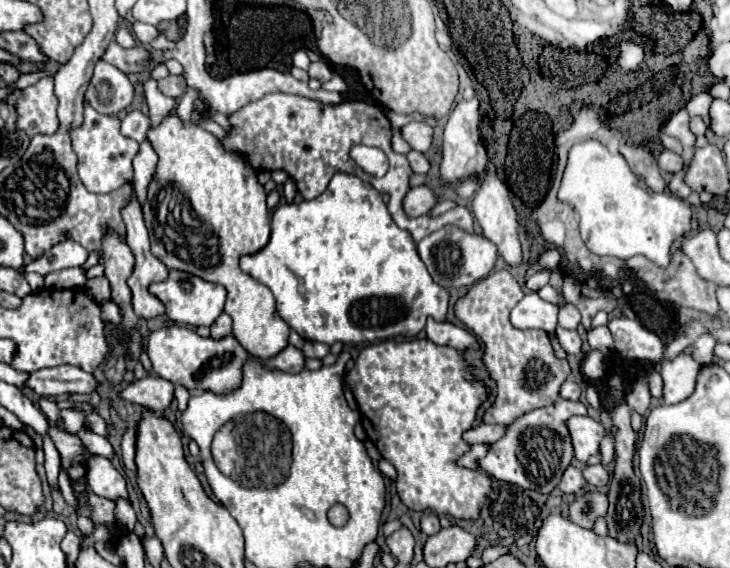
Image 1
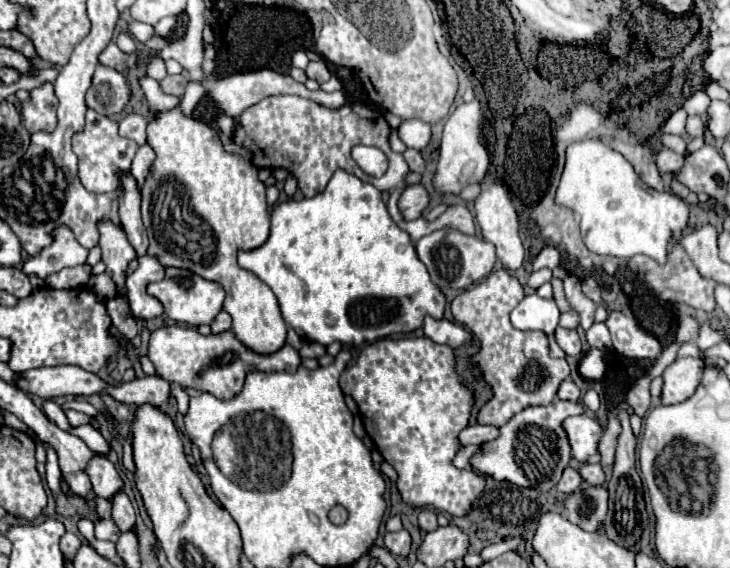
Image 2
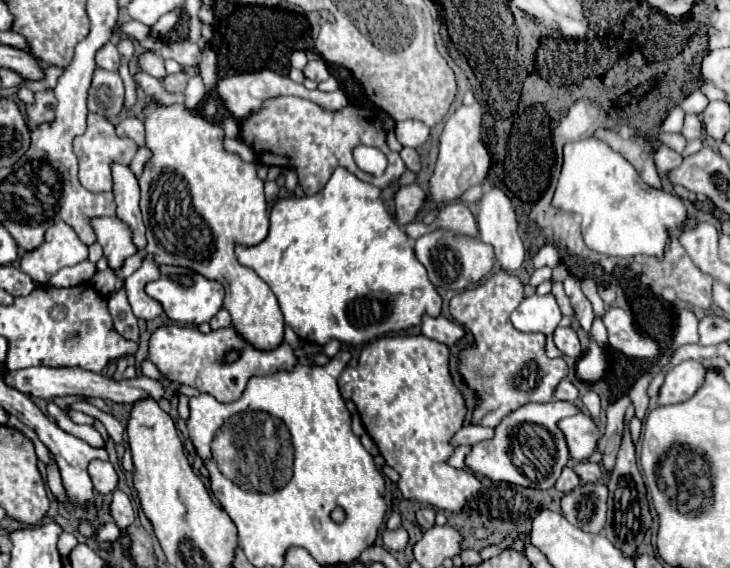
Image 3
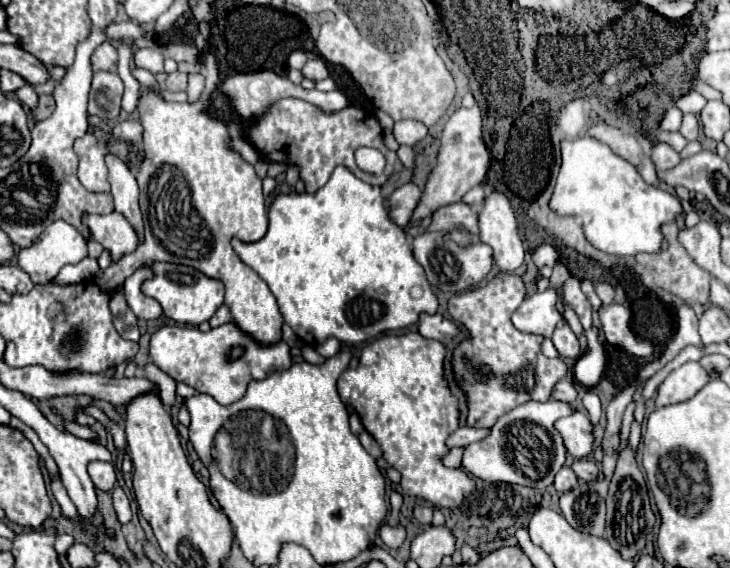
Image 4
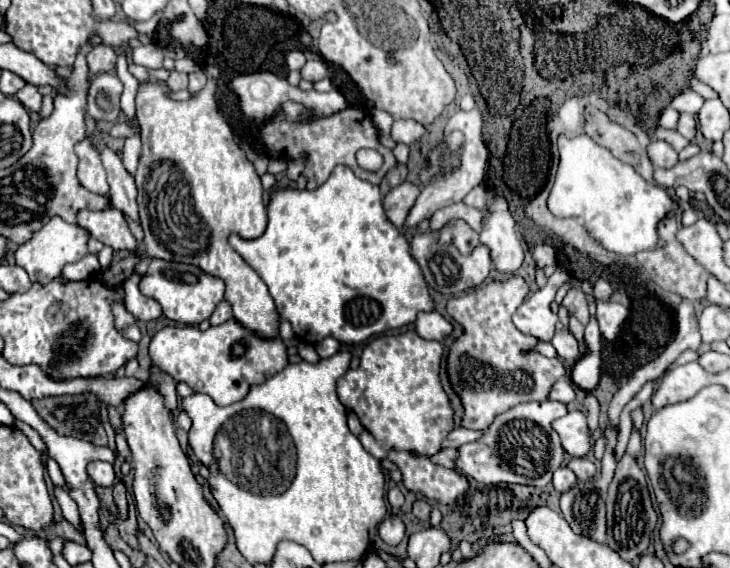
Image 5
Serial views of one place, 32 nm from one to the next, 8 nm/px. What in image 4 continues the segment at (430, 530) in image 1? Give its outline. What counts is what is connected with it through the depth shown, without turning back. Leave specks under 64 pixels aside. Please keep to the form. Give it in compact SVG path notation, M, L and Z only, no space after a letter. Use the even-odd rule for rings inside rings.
M424 504L424 506L416 506L414 516L416 516L416 520L418 520L422 526L430 526L430 524L432 524L432 512L434 512L434 508L428 506L428 504Z

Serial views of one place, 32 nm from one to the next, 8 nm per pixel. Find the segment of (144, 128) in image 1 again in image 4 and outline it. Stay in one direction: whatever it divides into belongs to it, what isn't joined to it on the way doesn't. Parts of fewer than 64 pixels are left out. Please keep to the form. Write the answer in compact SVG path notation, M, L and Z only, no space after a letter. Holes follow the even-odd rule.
M134 118L122 120L112 128L112 134L116 138L128 138L128 140L134 140L134 142L142 142L142 132L144 130L142 130L140 120L134 120Z

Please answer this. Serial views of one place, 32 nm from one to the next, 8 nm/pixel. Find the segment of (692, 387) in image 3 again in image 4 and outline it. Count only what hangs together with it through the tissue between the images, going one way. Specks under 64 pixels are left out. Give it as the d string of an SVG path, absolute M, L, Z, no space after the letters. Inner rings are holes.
M686 362L672 370L660 384L656 394L656 406L668 406L692 398L708 382L706 370L700 362Z

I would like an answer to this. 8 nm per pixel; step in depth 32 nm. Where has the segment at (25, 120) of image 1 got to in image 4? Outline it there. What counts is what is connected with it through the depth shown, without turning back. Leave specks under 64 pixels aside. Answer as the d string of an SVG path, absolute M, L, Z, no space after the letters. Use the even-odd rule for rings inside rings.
M40 94L38 96L38 106L30 108L30 114L34 116L36 122L42 122L46 118L50 118L54 112L54 98L52 94Z

